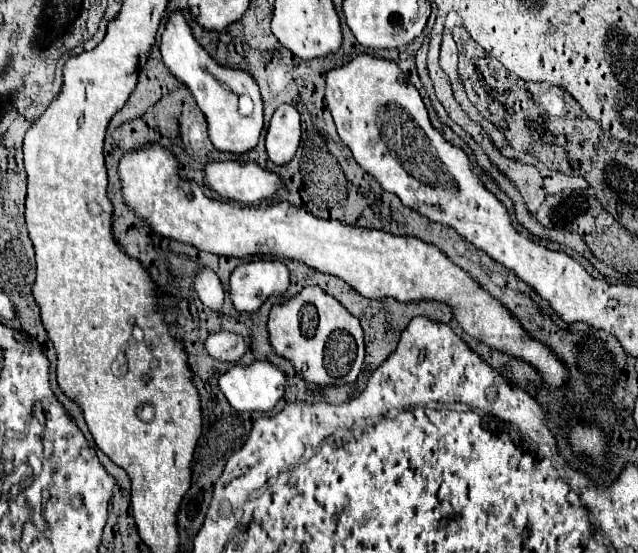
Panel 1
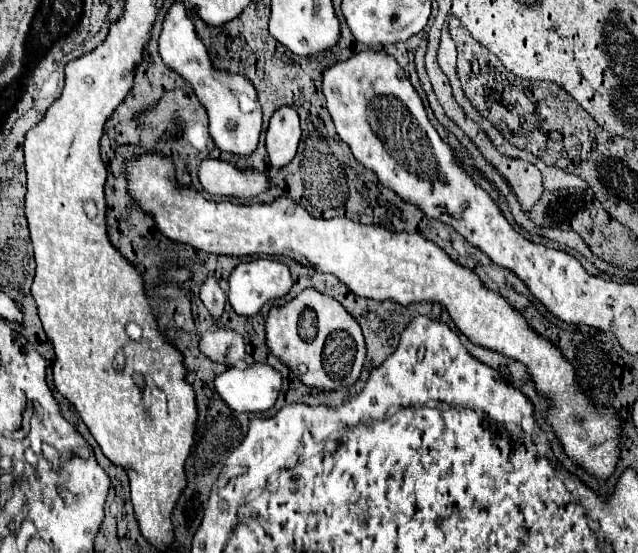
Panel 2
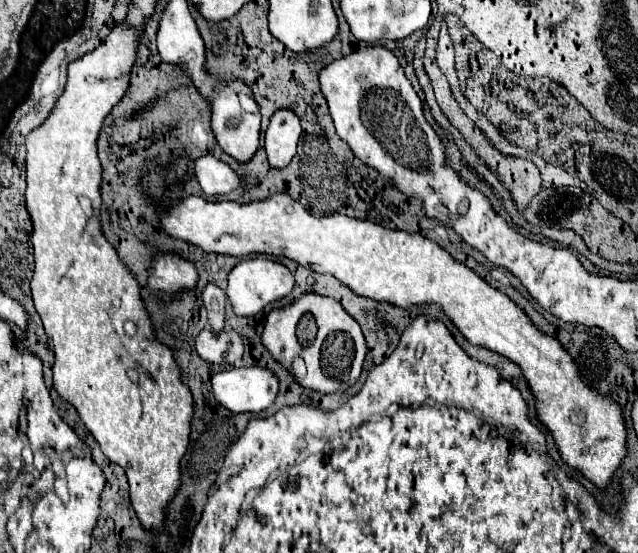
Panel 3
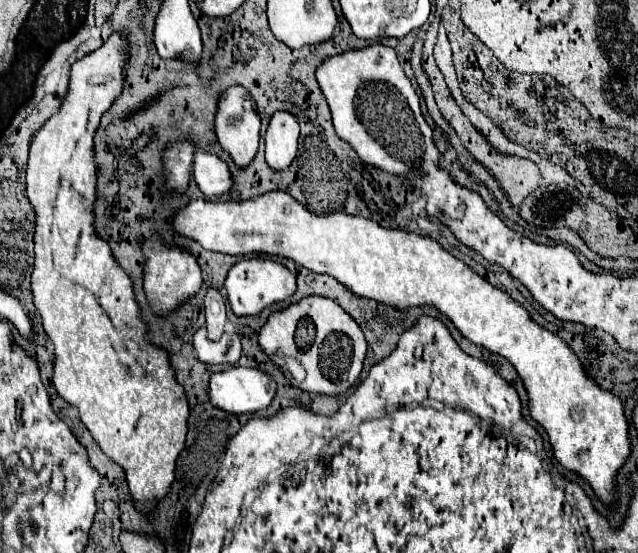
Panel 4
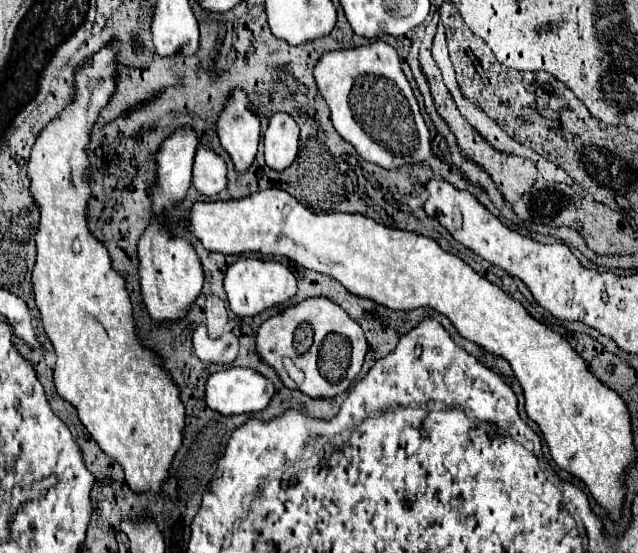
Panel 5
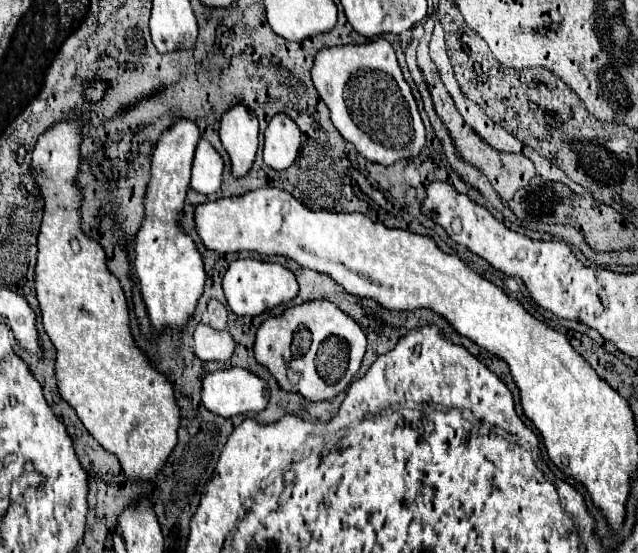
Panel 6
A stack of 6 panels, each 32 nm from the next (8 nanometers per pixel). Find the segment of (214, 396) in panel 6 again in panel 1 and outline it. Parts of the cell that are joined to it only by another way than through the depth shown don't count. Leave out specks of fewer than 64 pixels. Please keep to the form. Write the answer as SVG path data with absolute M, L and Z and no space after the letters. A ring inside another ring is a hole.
M256 360L250 366L232 366L226 374L222 374L218 378L218 384L234 410L238 410L238 412L268 412L284 396L286 372L276 368L268 360Z

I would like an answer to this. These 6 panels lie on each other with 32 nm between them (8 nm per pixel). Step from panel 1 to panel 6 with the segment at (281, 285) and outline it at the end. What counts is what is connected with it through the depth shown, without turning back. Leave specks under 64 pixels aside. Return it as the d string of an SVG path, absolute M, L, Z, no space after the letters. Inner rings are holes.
M234 260L224 274L224 294L230 310L238 316L258 316L268 308L292 300L298 292L296 276L282 264L262 260Z

